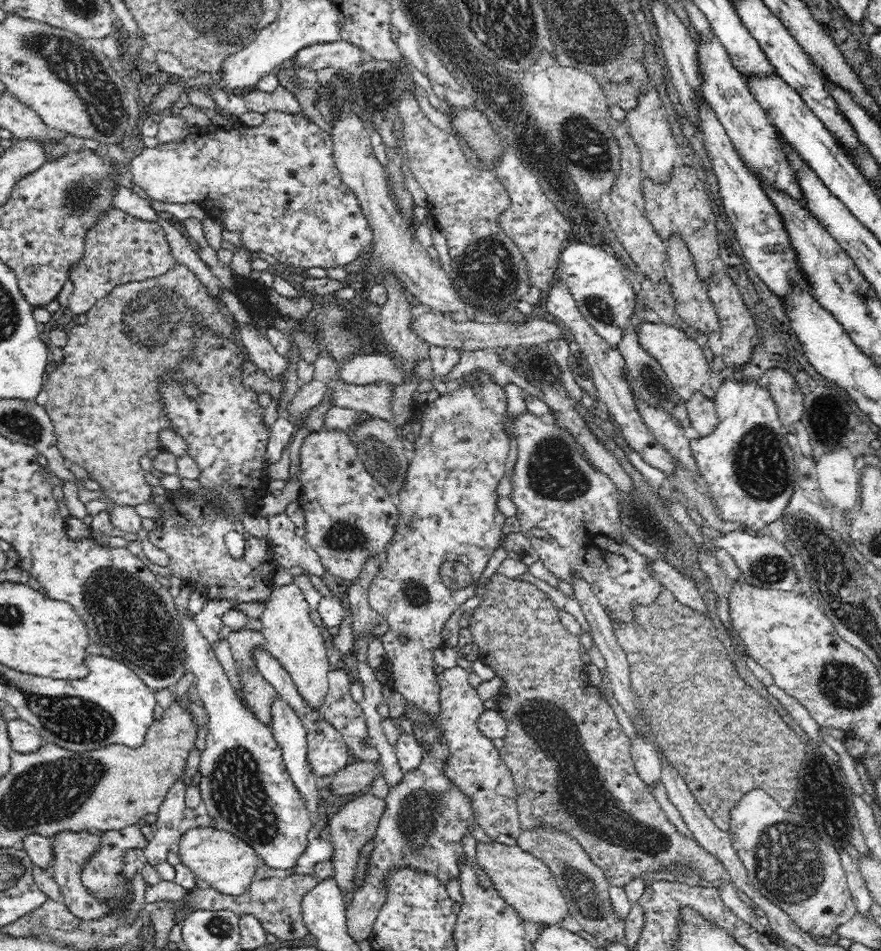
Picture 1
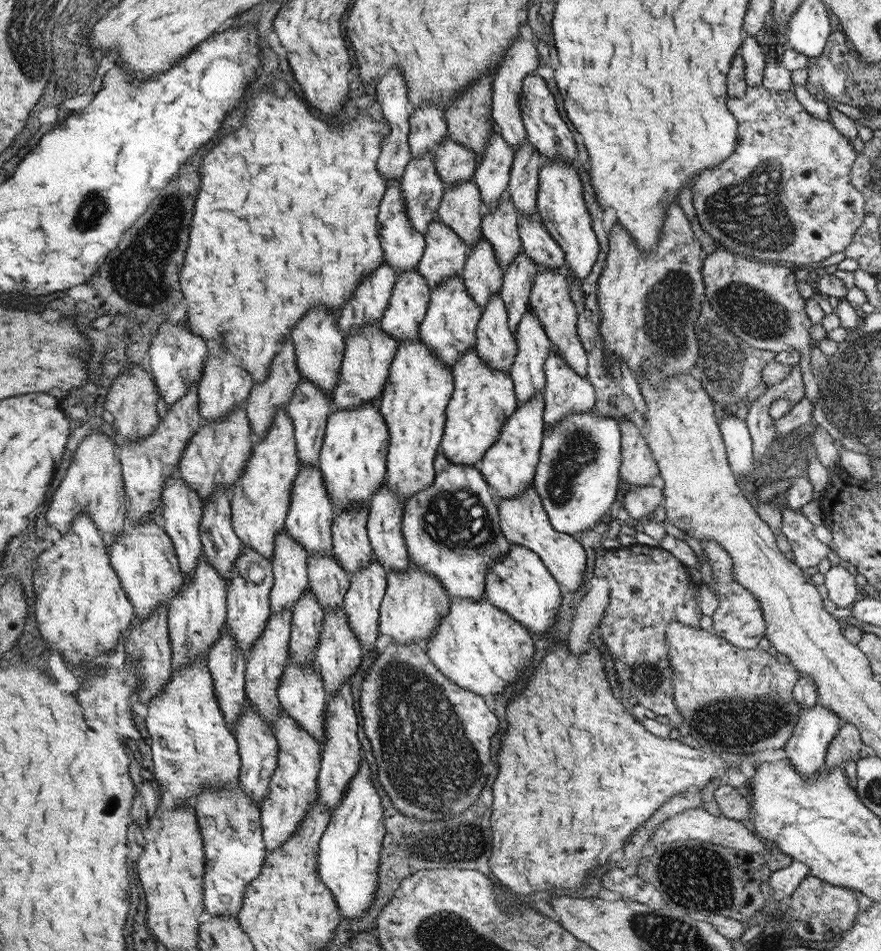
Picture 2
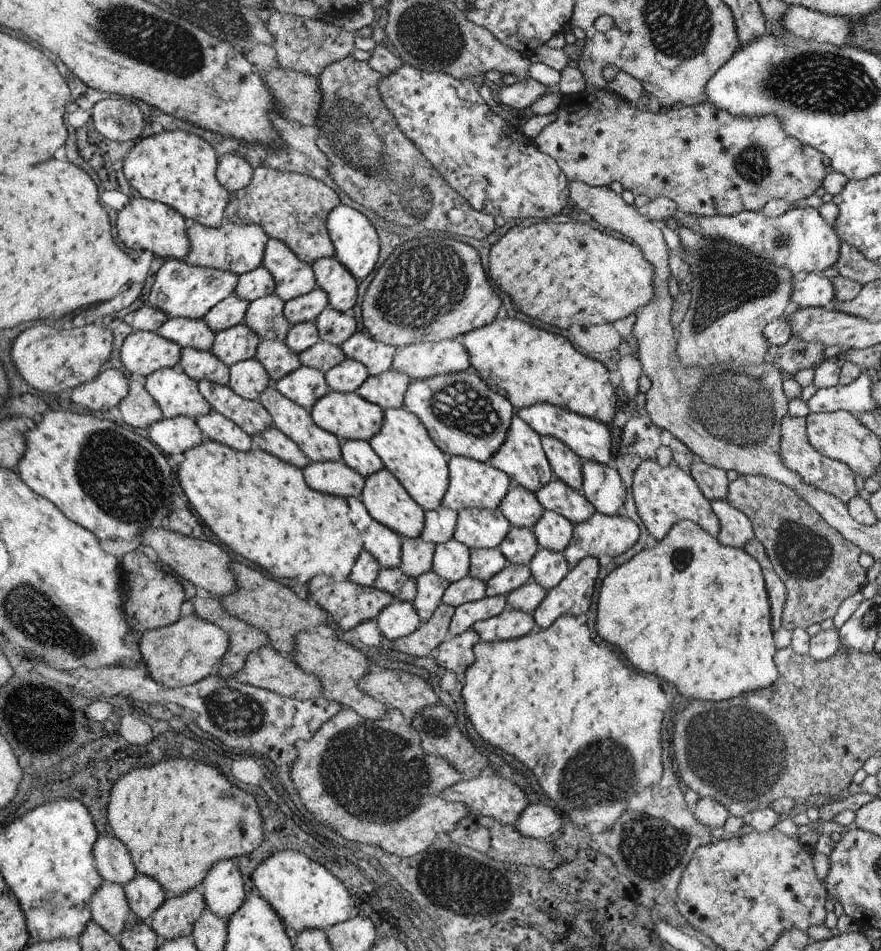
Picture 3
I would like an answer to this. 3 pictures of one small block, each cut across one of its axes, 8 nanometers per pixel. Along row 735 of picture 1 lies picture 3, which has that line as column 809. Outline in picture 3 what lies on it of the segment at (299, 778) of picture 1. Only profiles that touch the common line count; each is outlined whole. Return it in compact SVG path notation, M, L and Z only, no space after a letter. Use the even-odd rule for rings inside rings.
M809 272L795 280L791 302L803 308L823 308L831 300L835 300L835 288L829 278L823 278L823 274Z

